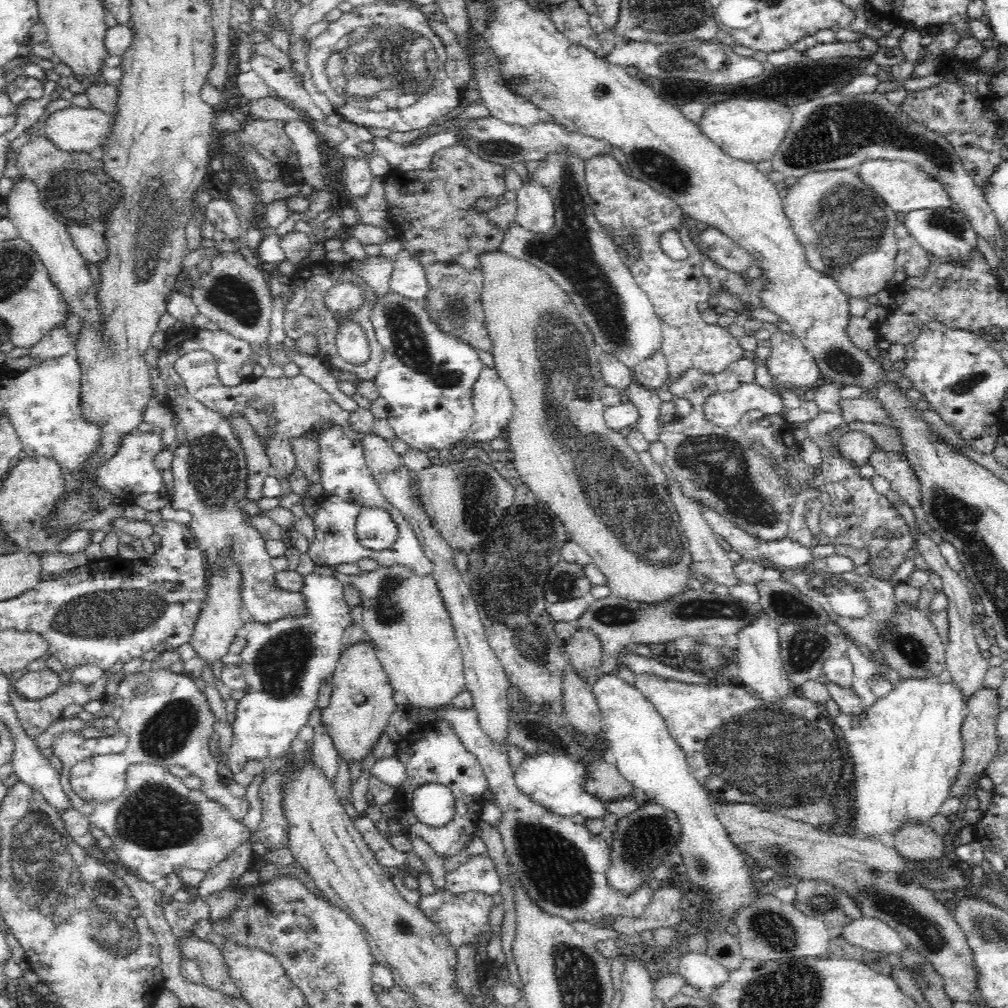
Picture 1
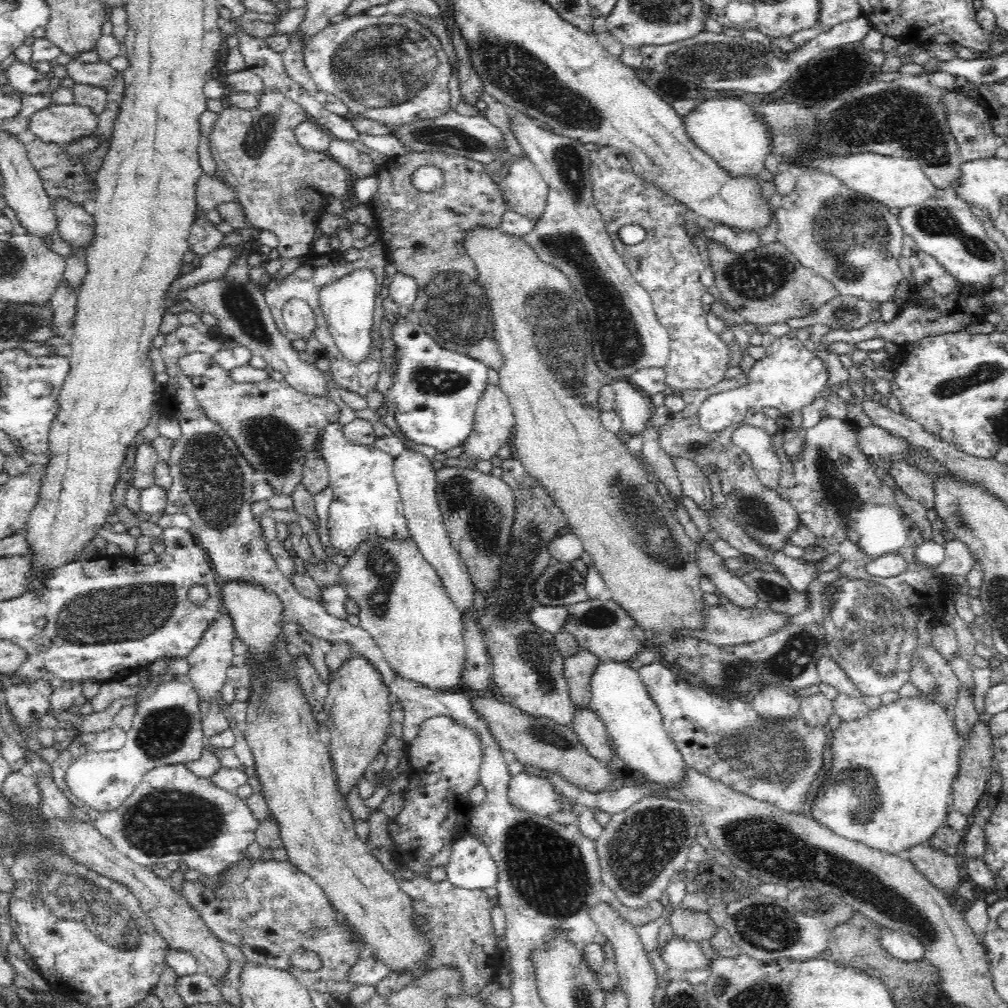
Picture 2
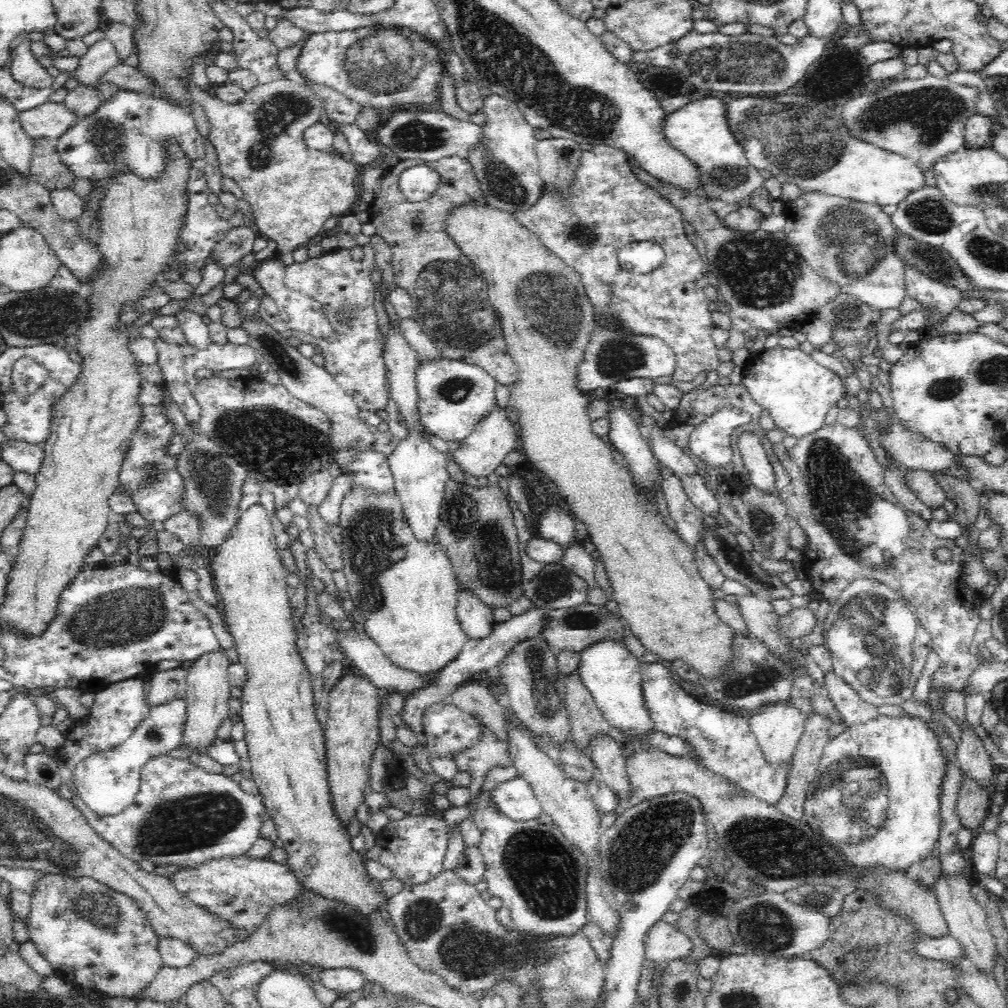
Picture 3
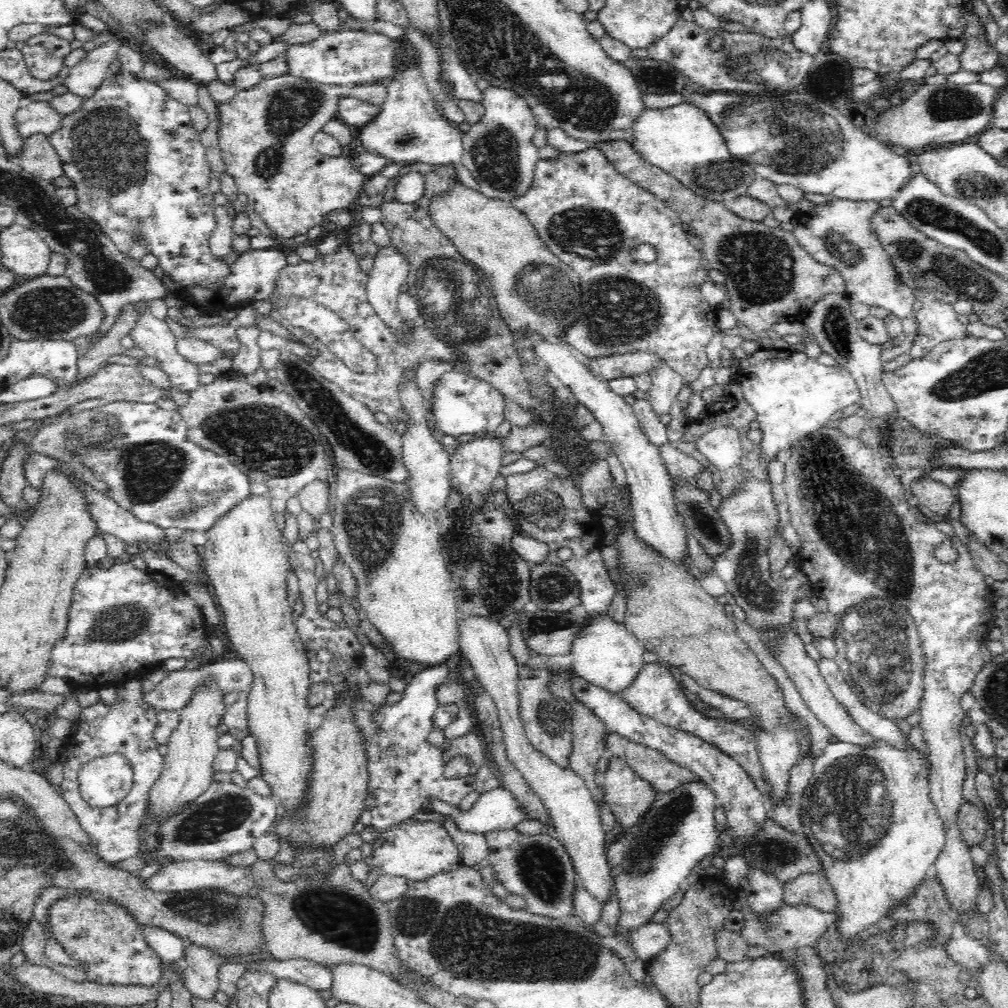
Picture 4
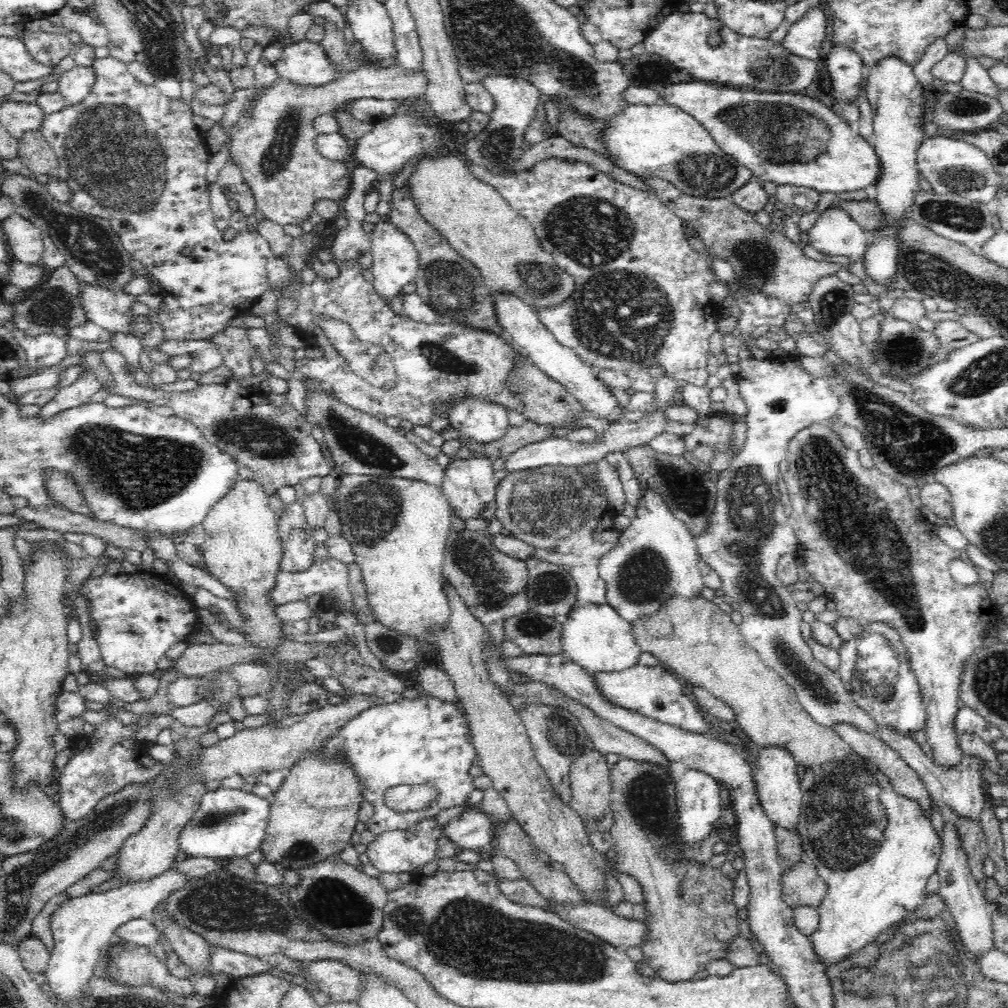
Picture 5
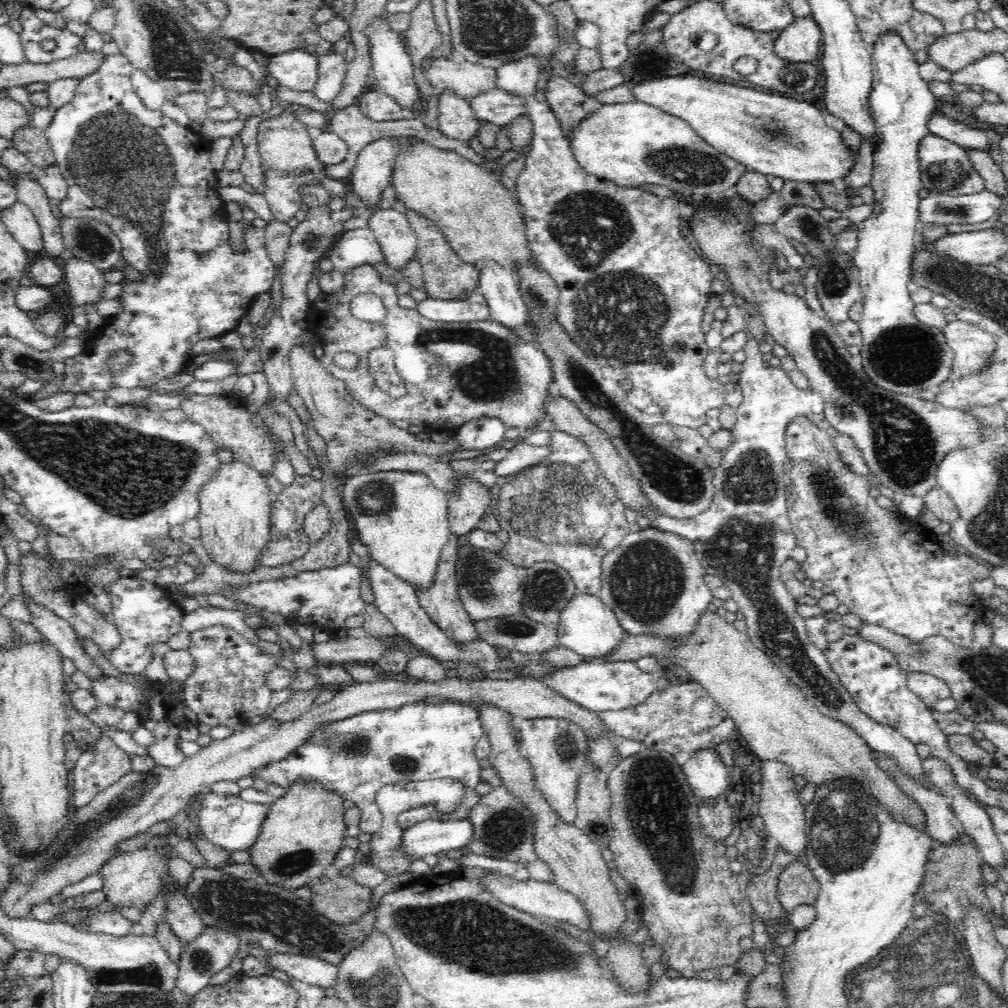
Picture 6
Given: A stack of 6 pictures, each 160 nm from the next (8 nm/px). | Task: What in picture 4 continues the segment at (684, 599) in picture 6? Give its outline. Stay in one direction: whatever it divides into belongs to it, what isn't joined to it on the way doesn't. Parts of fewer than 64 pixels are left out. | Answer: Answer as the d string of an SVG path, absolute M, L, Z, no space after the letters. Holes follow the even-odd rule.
M530 334L530 339L536 347L536 355L559 379L560 385L568 386L577 404L589 408L595 421L603 427L606 442L610 443L612 453L620 460L626 473L628 497L636 520L634 529L638 538L650 543L654 549L674 559L676 563L684 565L687 554L687 536L683 529L685 519L677 512L672 477L662 458L661 450L655 448L643 432L633 406L626 404L622 396L612 393L607 383L592 377L588 368L578 362L571 353L570 347L541 340L535 334Z

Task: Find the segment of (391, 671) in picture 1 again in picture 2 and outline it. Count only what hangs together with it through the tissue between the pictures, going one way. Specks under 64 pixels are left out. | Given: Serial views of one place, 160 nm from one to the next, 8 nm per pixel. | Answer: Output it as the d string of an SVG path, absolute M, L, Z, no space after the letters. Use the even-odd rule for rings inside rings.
M382 532L370 542L362 542L356 554L343 566L340 582L346 587L348 597L360 606L359 625L370 633L387 665L398 677L435 692L448 692L462 684L466 644L462 636L461 612L414 542L386 540Z

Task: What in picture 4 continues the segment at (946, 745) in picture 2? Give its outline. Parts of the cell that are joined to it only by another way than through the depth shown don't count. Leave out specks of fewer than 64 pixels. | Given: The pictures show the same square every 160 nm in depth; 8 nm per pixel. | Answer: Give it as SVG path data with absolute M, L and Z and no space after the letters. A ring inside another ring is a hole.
M878 738L863 745L837 741L815 758L813 776L801 802L803 832L819 854L826 870L824 876L837 895L839 906L834 916L841 924L842 939L878 922L892 906L906 901L942 852L945 830L930 798L930 772L929 753L920 752L909 741L903 747Z

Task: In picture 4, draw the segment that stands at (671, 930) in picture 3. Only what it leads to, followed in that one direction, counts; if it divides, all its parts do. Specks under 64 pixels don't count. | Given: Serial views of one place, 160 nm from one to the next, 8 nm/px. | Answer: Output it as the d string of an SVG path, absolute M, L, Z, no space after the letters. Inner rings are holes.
M650 922L632 936L632 941L638 958L652 961L670 946L672 938L671 931L664 924Z

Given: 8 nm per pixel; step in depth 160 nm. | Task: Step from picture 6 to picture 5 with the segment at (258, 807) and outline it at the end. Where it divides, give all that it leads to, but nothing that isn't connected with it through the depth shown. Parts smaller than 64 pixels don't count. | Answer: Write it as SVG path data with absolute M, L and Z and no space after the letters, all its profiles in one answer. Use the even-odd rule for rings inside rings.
M221 786L204 794L198 810L182 827L178 838L178 851L191 858L240 859L261 848L269 821L272 801L252 791Z

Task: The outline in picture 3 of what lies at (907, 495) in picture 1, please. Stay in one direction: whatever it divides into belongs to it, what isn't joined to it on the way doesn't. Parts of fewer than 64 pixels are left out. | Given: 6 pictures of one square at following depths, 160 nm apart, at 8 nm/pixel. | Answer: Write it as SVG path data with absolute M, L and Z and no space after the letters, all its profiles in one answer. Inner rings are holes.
M909 469L903 472L909 489L930 509L942 507L947 500L944 489L934 480L928 471Z

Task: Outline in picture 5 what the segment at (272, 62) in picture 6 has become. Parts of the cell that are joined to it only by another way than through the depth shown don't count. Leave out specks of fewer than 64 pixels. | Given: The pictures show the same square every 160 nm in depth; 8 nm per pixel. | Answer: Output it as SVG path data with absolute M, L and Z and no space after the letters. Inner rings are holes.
M305 39L283 49L274 66L280 77L302 85L320 86L338 79L338 65L330 60L326 49Z

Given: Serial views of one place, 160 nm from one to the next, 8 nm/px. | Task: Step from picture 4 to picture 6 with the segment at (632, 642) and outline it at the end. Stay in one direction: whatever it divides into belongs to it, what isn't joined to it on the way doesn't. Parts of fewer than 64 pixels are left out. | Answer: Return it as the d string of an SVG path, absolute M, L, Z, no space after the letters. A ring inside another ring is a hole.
M577 593L566 608L562 610L560 622L557 624L559 645L578 655L584 662L606 661L620 646L627 632L620 625L614 611L597 596Z

